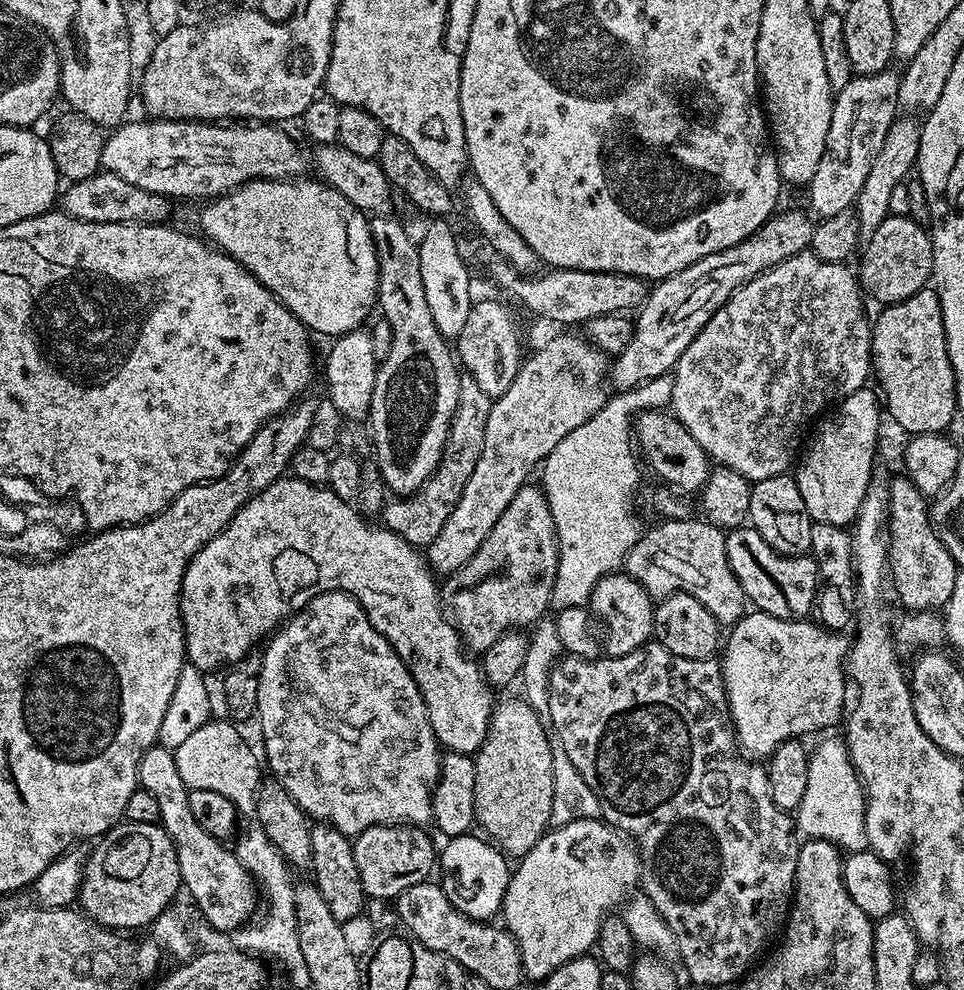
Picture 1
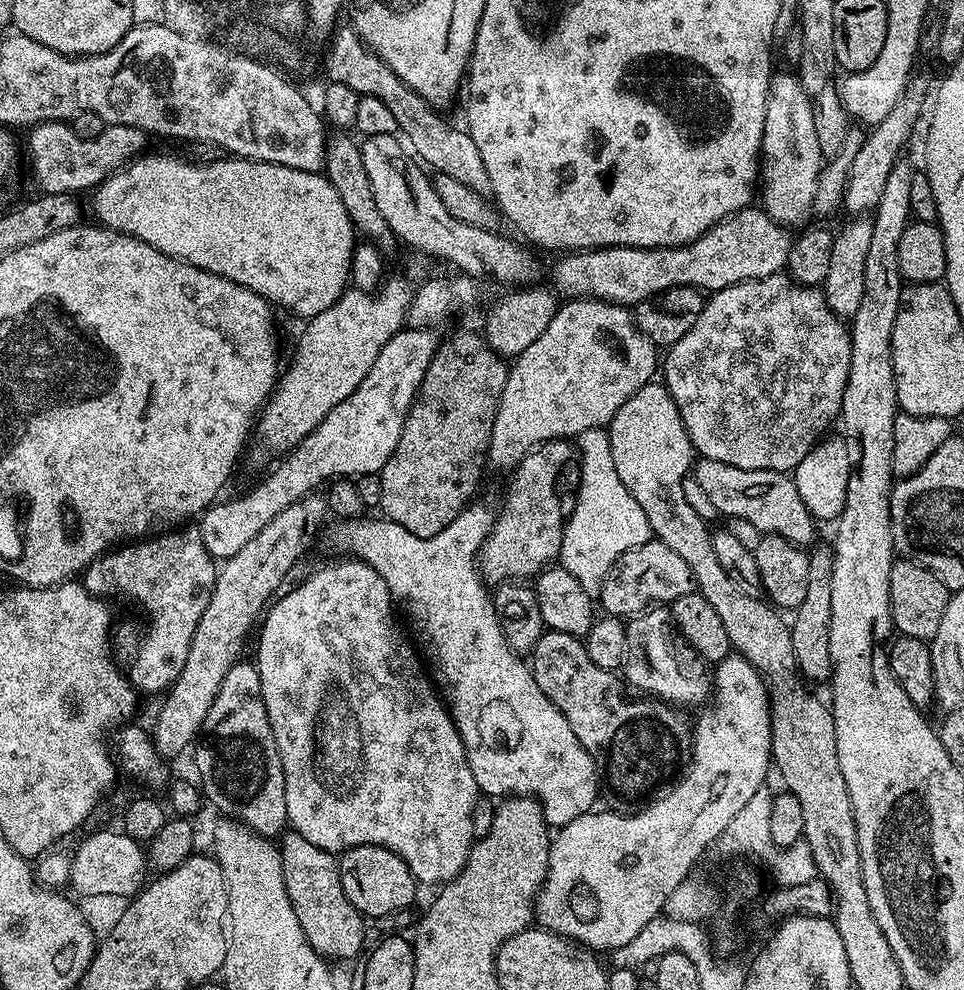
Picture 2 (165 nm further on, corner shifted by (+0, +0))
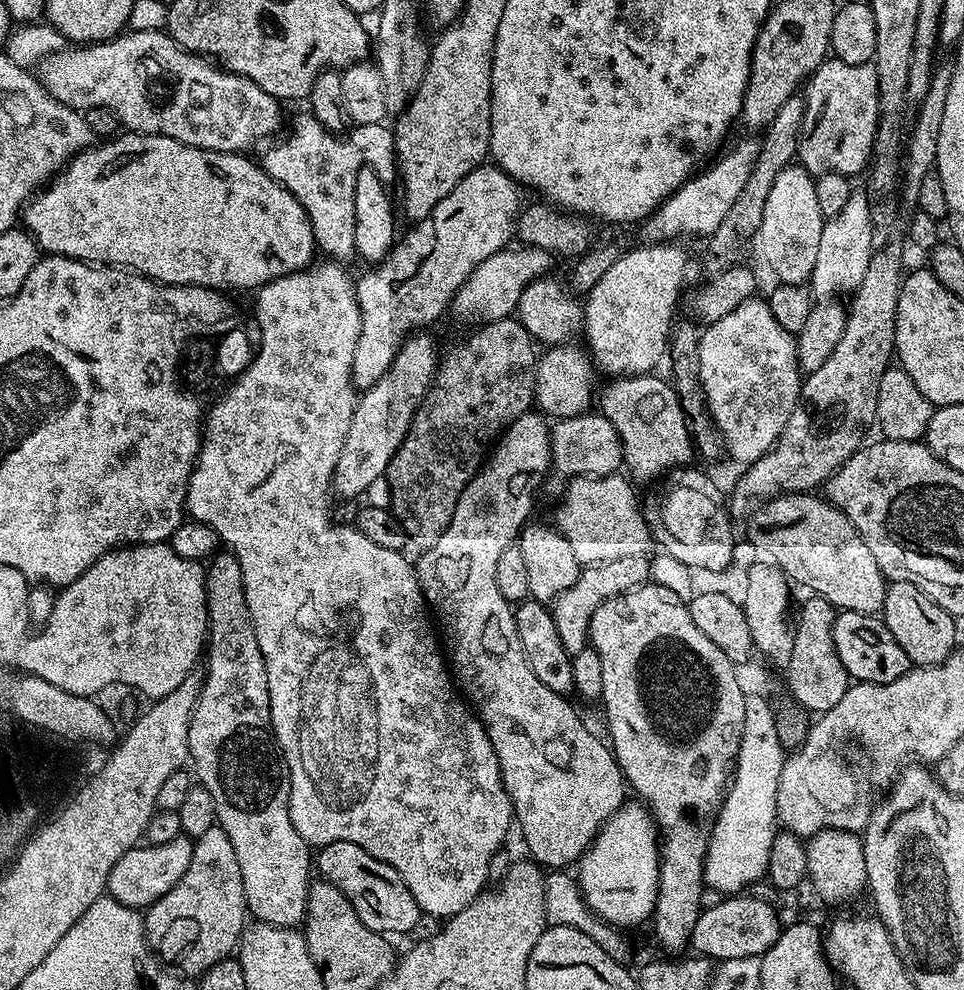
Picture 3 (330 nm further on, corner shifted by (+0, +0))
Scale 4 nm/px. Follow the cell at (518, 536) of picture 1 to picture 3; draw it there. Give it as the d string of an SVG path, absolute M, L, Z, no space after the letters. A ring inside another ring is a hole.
M596 410L583 412L580 416L557 419L550 428L552 434L552 468L560 476L610 476L621 471L624 462L624 444L618 438L618 430L603 414Z

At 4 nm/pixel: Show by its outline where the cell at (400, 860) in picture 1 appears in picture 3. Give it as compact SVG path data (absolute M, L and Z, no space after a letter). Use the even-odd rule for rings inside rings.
M330 842L315 853L314 864L323 879L338 886L338 890L346 894L358 918L362 918L362 922L366 922L370 930L381 934L408 932L422 920L418 902L414 902L414 894L406 890L406 882L402 882L398 870L366 854L362 846L354 846L354 842Z

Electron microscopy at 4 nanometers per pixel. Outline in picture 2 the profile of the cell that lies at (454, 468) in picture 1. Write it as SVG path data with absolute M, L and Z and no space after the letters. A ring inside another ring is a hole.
M479 331L456 332L449 340L447 338L441 339L434 358L430 358L426 378L420 384L418 399L413 403L407 418L404 419L402 434L398 438L398 446L394 446L394 454L390 454L386 466L378 473L380 485L382 486L379 511L382 513L383 519L398 522L398 526L406 526L406 530L410 530L410 534L425 540L426 538L434 538L434 534L438 534L438 530L446 530L446 526L450 526L450 522L454 522L454 518L458 518L458 514L468 507L470 501L475 497L472 495L475 494L476 487L480 484L480 475L483 474L484 468L486 469L490 434L494 430L494 418L498 414L498 406L502 398L502 390L506 386L508 369L509 365L506 363L505 357L496 355L488 347L488 341L484 339Z

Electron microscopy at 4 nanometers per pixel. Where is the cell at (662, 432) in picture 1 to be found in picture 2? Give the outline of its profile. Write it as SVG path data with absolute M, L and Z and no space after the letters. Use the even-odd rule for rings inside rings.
M703 458L697 459L694 464L694 480L696 476L696 484L700 487L700 492L721 512L724 516L733 516L736 520L748 520L748 524L752 528L757 528L757 533L760 534L775 534L786 538L792 544L799 544L801 546L808 546L813 543L812 539L816 536L816 528L818 528L817 521L813 520L810 510L806 510L806 502L802 502L802 497L798 494L798 486L795 479L791 475L775 472L774 470L742 470L738 466L726 466L726 462L714 462L713 460L705 460Z

